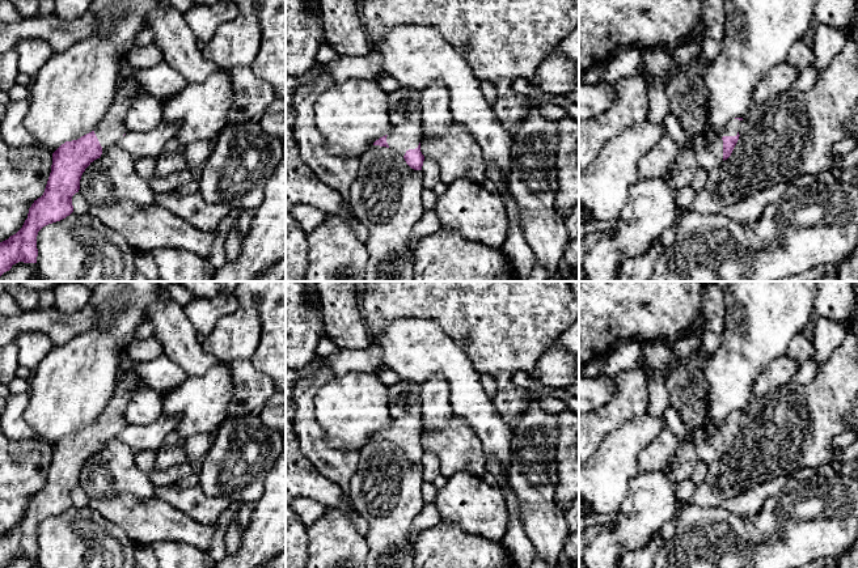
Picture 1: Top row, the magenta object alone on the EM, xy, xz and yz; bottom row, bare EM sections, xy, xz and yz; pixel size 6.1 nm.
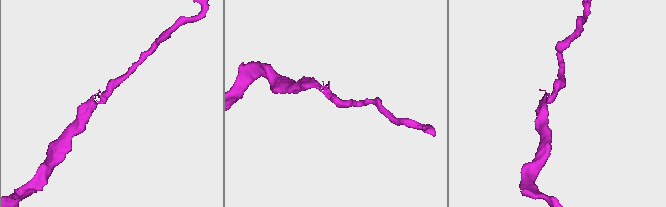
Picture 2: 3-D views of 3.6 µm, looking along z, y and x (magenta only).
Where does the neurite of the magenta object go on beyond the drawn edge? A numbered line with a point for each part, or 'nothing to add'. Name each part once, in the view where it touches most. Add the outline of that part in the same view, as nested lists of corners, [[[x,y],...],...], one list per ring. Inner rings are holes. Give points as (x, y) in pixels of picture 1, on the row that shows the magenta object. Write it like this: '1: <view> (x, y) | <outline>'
1: yz (710, 156) | [[[732,119],[722,133],[713,133],[709,137],[706,145],[696,148],[694,154],[698,166],[705,169],[707,173],[718,168],[723,161],[723,136],[736,136],[740,128],[741,120]]]

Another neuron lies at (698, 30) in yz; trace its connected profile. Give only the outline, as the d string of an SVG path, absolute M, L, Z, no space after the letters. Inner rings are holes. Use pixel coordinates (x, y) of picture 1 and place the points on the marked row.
M699 17L699 20L696 24L696 26L688 34L685 34L681 39L679 39L676 42L676 44L688 43L693 38L698 38L698 37L702 37L702 35L705 37L705 21L703 21L702 17Z

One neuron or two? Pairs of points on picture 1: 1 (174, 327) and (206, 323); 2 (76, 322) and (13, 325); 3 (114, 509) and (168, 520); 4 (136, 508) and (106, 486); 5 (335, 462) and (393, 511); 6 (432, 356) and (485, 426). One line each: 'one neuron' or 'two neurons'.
1: two neurons
2: one neuron
3: one neuron
4: two neurons
5: two neurons
6: one neuron

